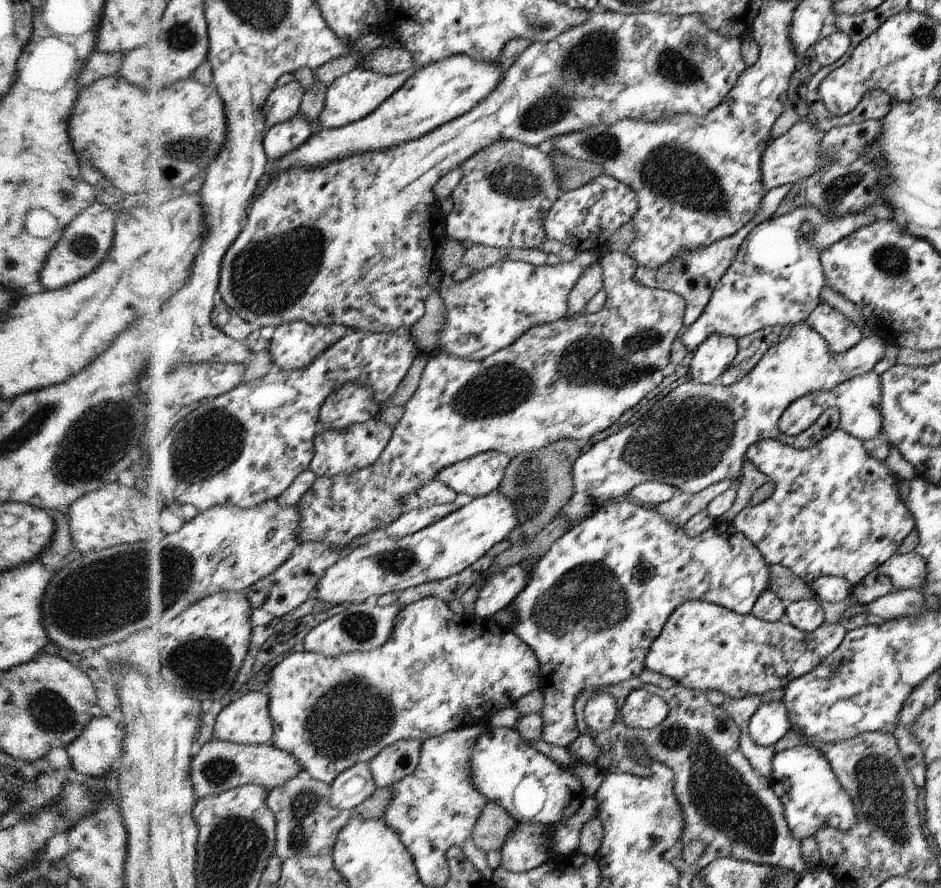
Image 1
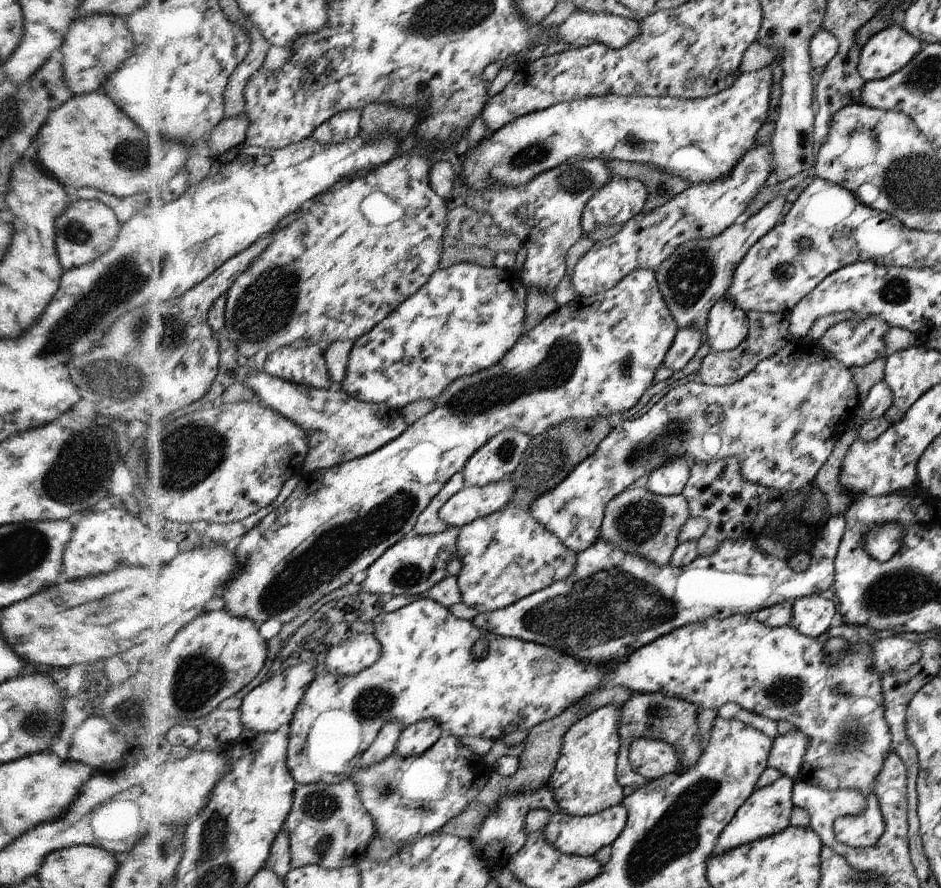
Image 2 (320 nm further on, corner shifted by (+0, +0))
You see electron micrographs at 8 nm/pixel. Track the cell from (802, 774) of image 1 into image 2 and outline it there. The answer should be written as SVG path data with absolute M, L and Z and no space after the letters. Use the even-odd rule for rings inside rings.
M425 595L423 597L405 600L402 607L396 612L383 612L376 619L376 624L370 626L370 628L376 630L383 644L383 655L381 660L373 667L362 671L360 674L353 675L352 677L342 677L341 675L332 674L325 669L320 670L317 680L313 682L313 685L309 688L309 692L306 693L305 698L301 702L301 706L297 710L297 716L294 717L293 723L291 724L292 734L289 748L289 765L290 770L293 770L294 778L297 778L297 783L300 786L313 785L316 783L335 785L343 783L346 779L354 778L361 768L361 762L363 761L364 755L374 742L377 741L378 735L383 731L383 728L388 725L389 722L392 722L392 720L403 722L406 728L422 719L432 719L441 726L443 734L454 735L460 739L462 737L480 737L483 739L490 739L491 741L497 741L498 739L502 740L506 734L510 734L510 732L514 732L515 730L527 730L529 732L530 729L534 729L536 726L540 725L541 722L550 721L554 717L560 717L561 714L574 705L576 701L580 701L582 697L586 697L590 693L596 692L597 689L606 686L615 687L620 685L622 688L627 688L632 692L644 694L662 693L676 696L676 698L684 698L684 700L692 702L698 710L707 708L718 710L727 703L733 702L738 704L743 710L772 719L776 723L778 723L779 720L786 720L790 722L790 724L793 724L795 728L809 731L811 733L810 748L805 755L805 760L802 762L802 767L800 769L799 775L801 780L804 783L816 785L828 790L858 790L858 792L862 792L864 798L866 798L866 808L864 808L862 814L839 818L833 823L833 830L837 843L844 844L848 847L870 847L876 844L876 842L879 842L882 834L885 834L885 818L881 813L877 794L874 794L874 782L877 782L878 774L881 773L882 766L884 766L884 760L886 760L886 756L890 754L890 750L893 749L893 736L889 724L885 719L885 698L882 694L882 679L876 670L872 670L872 668L874 668L874 664L872 664L872 660L874 660L872 646L868 644L868 640L862 640L862 638L858 636L859 628L856 628L855 625L830 627L825 633L822 633L816 638L812 638L803 635L801 631L794 629L790 625L782 627L766 626L766 623L761 623L758 619L754 619L751 615L747 614L736 614L736 616L729 616L723 619L706 618L706 620L681 626L674 630L674 632L662 635L653 643L641 646L640 649L630 653L630 657L626 657L623 661L618 661L614 666L597 666L597 664L592 661L581 661L579 658L576 658L575 655L565 653L563 650L557 649L556 647L549 647L536 643L535 641L526 642L516 637L503 637L495 635L494 633L481 631L475 627L474 623L471 621L457 619L447 607L442 606L441 603L435 600L426 598ZM476 634L484 634L484 636L486 636L486 640L490 642L490 650L488 650L488 654L486 654L484 658L476 658L476 660L474 660L474 656L472 656L470 649L474 646ZM830 638L844 638L844 640L850 644L850 650L846 650L848 654L842 654L842 658L836 658L832 664L826 664L826 654L824 654L824 650L826 647L826 640Z

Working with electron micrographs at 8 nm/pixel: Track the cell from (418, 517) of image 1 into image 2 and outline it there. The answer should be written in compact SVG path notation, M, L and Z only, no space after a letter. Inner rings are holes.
M509 477L495 483L490 483L489 485L465 487L450 498L447 504L440 510L442 524L444 526L459 528L479 518L496 513L504 509L513 500L515 490L516 487Z

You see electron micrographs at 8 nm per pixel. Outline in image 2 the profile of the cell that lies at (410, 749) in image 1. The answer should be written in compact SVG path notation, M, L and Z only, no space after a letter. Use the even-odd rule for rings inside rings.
M422 719L407 726L398 739L397 752L401 757L420 756L442 737L441 726L432 719Z

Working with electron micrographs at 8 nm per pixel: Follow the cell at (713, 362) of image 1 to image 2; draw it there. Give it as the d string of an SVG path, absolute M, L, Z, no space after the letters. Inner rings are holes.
M720 300L709 313L704 342L712 352L726 352L741 345L749 336L749 318L732 300Z

